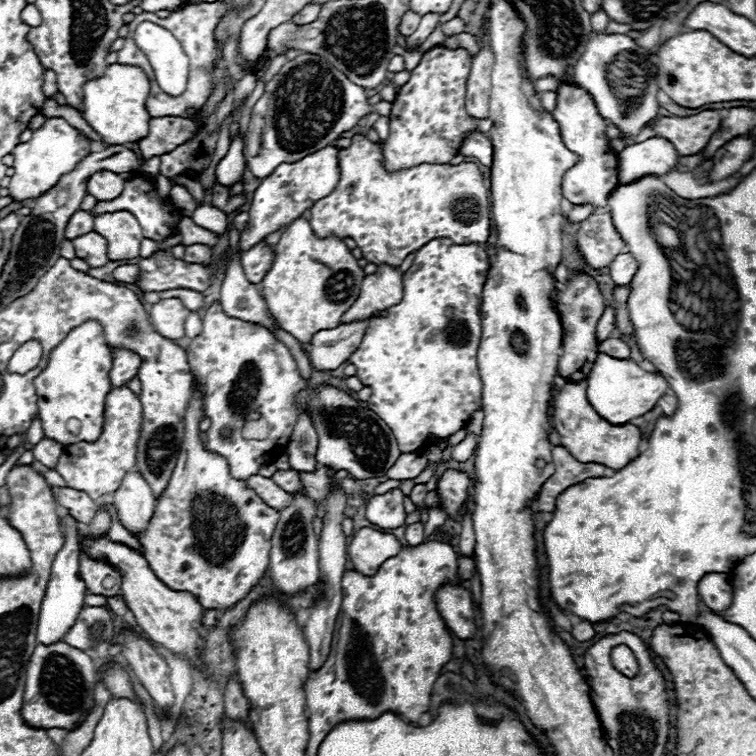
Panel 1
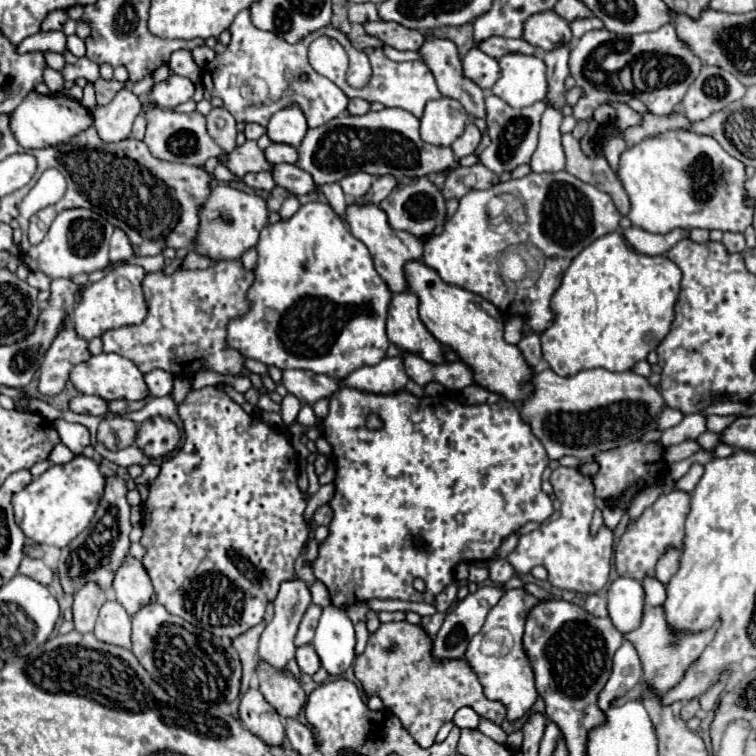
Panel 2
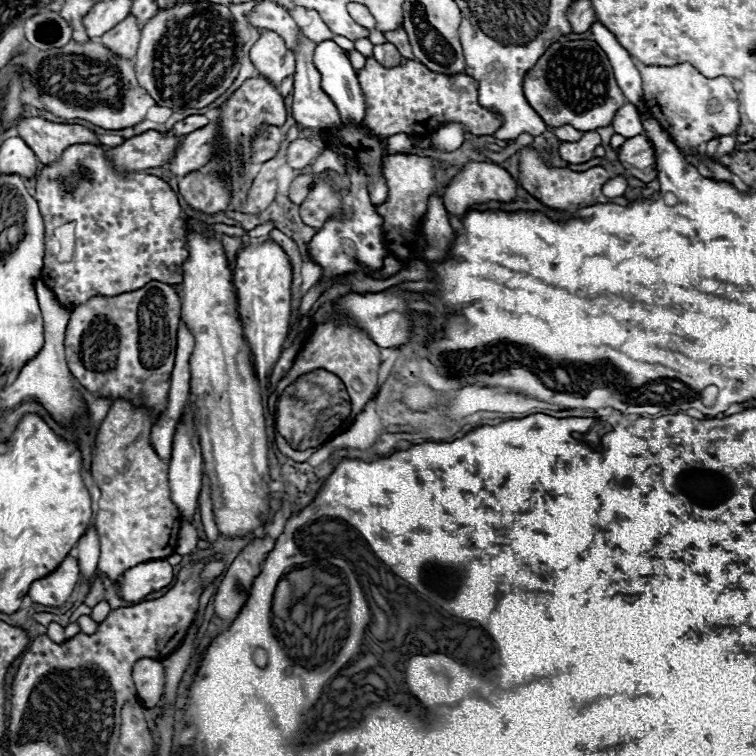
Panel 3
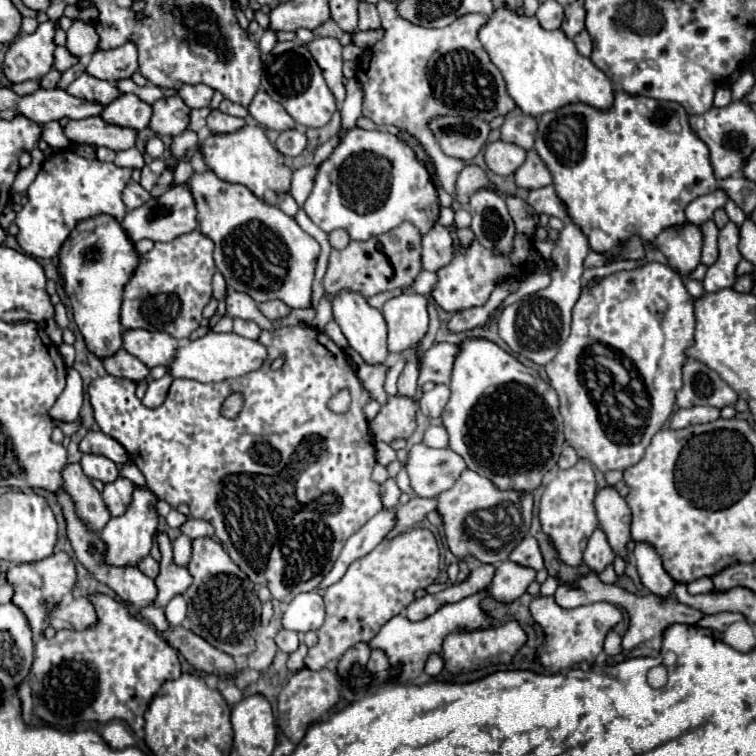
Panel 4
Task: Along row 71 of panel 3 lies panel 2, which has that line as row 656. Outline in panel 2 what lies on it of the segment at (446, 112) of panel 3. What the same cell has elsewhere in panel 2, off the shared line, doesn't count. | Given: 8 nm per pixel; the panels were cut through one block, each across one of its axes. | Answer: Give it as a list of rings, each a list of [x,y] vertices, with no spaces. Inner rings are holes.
[[[388,622],[388,624],[380,624],[380,628],[368,638],[368,646],[364,650],[362,656],[354,658],[354,674],[362,684],[362,692],[366,696],[380,696],[380,700],[384,702],[384,708],[388,708],[394,716],[400,718],[402,726],[408,730],[408,734],[414,738],[414,742],[422,748],[430,748],[436,740],[438,730],[452,720],[452,716],[456,714],[456,710],[470,706],[480,718],[486,718],[494,724],[502,724],[504,722],[504,706],[490,702],[484,696],[482,684],[478,680],[478,676],[472,672],[472,668],[468,668],[466,660],[452,660],[452,664],[436,664],[436,660],[432,660],[430,656],[430,648],[432,648],[432,640],[428,636],[424,636],[424,630],[420,626],[414,626],[410,622]],[[390,646],[396,646],[394,652],[388,652]]]

